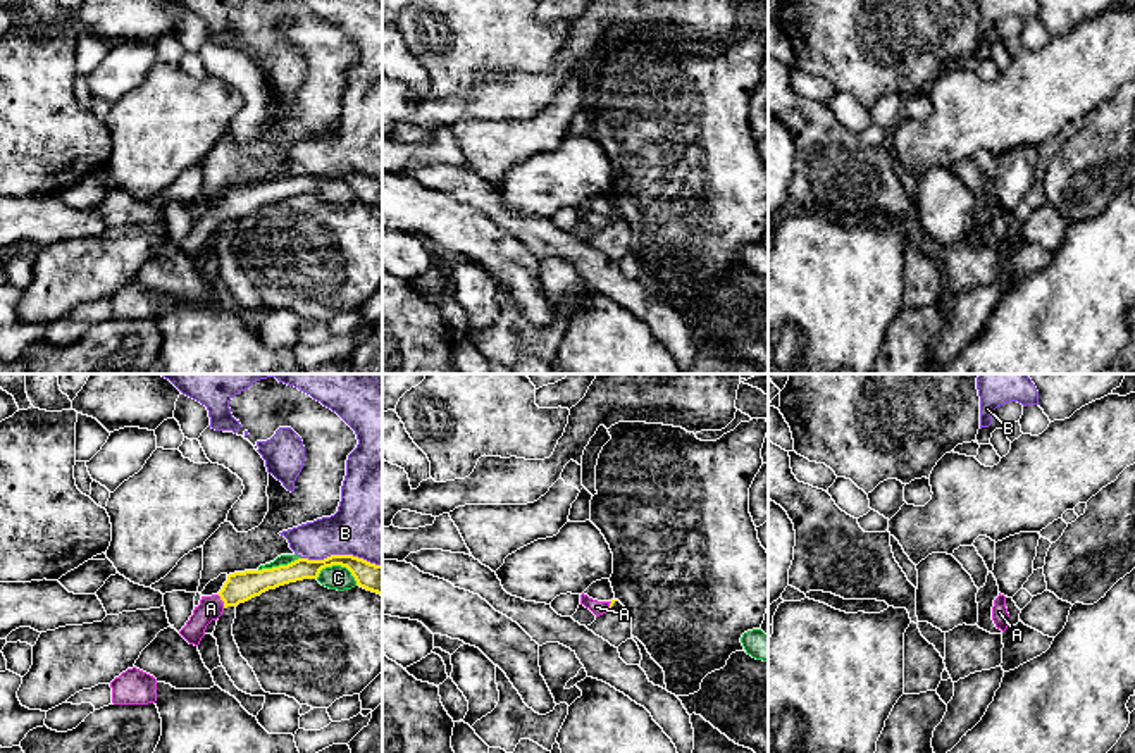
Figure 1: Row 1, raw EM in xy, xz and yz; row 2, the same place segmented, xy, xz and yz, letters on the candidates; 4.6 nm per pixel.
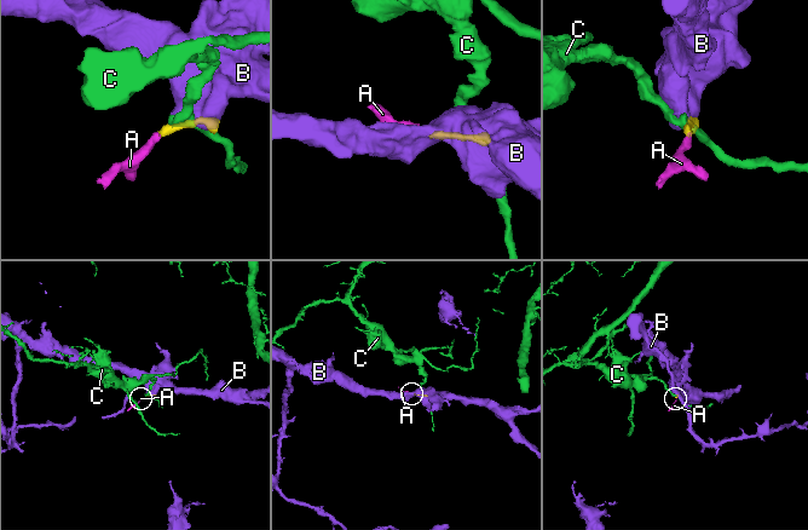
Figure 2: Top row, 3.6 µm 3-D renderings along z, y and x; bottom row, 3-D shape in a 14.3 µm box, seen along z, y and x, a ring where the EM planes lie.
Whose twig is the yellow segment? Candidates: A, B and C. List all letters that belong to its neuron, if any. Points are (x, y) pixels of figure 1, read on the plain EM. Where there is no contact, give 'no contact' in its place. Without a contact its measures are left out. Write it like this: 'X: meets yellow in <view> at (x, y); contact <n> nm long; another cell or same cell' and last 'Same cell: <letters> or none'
A: meets yellow in xy at (223, 214); contact 70 nm long; same cell
B: meets yellow in xy at (341, 169); contact 380 nm long; another cell
C: meets yellow in xy at (338, 178); contact 200 nm long; another cell
Same cell: A

